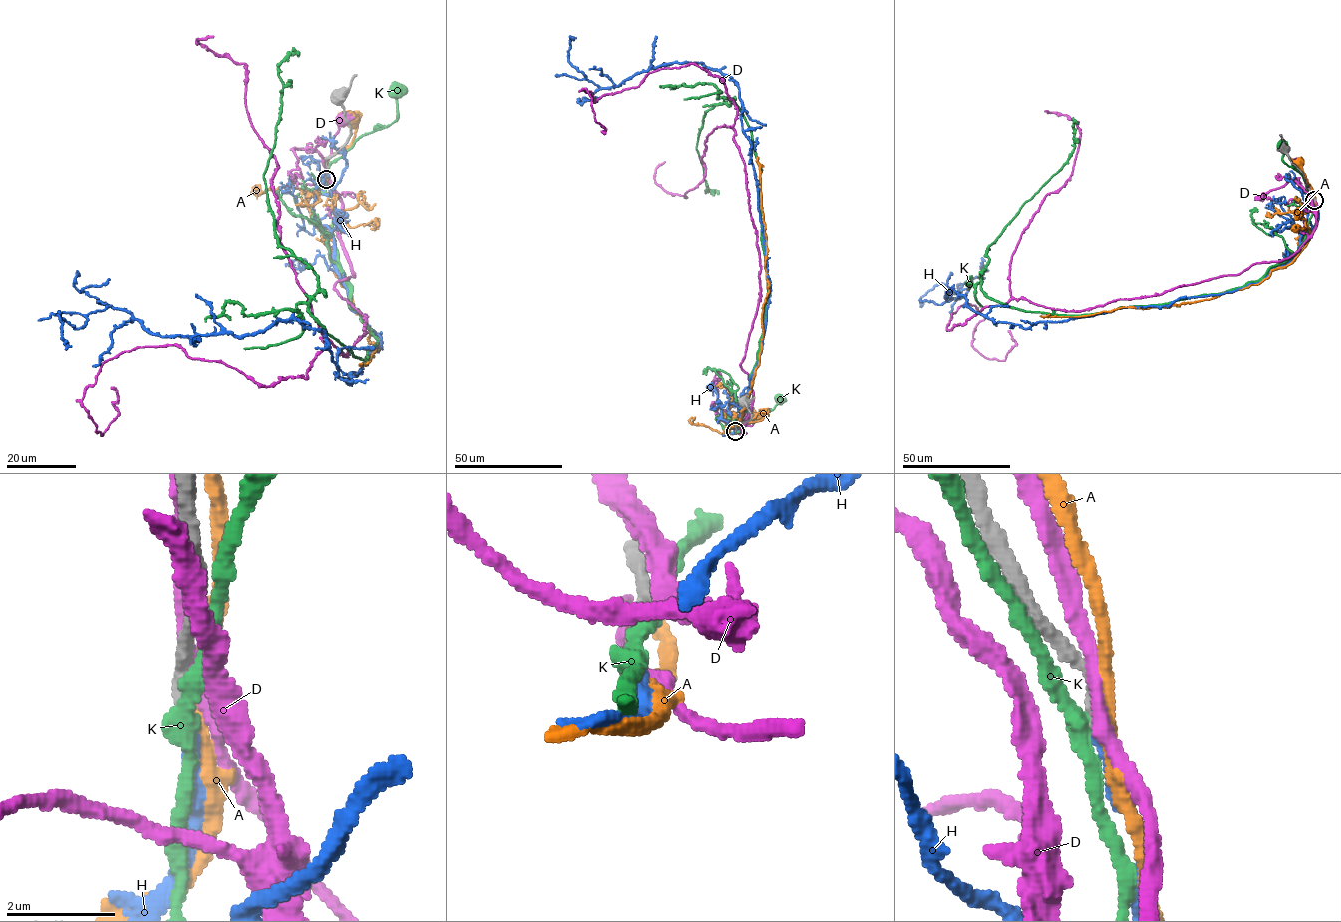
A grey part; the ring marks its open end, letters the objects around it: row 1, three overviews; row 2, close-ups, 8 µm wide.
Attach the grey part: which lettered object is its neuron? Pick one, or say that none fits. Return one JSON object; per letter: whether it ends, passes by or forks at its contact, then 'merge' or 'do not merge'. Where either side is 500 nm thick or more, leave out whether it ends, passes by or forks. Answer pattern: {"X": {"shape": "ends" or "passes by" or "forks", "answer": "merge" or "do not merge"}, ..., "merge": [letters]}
{"A": {"shape": "passes by", "answer": "do not merge"}, "D": {"shape": "passes by", "answer": "do not merge"}, "H": {"shape": "ends", "answer": "merge"}, "K": {"shape": "passes by", "answer": "do not merge"}, "merge": ["H"]}

